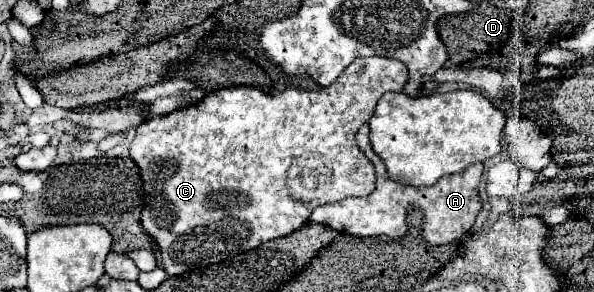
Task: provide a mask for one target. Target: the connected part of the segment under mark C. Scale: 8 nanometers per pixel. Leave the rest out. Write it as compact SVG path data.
M358 57L344 69L344 73L338 77L338 81L332 83L332 87L320 89L320 91L304 91L300 87L288 87L280 95L266 95L254 87L230 87L220 89L214 95L208 95L202 103L178 109L164 117L154 117L146 123L142 123L136 129L136 137L130 143L130 157L140 167L140 175L144 177L144 211L142 211L142 225L152 235L152 239L160 245L162 255L162 267L168 271L168 275L180 275L188 269L198 269L206 265L214 265L220 261L226 261L238 253L244 253L248 249L258 247L260 243L272 241L276 237L284 237L300 229L308 223L310 211L318 207L320 203L334 203L348 195L366 197L374 189L374 165L368 161L368 157L358 149L356 145L356 131L368 123L368 119L374 113L374 107L378 99L388 91L404 91L404 85L408 83L408 69L402 61L396 59L384 59L384 57Z

